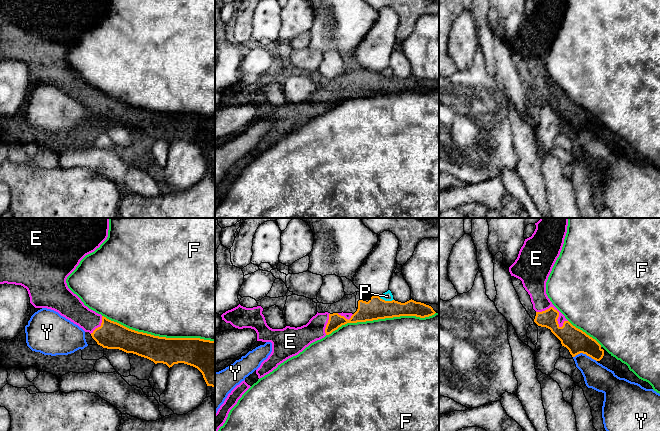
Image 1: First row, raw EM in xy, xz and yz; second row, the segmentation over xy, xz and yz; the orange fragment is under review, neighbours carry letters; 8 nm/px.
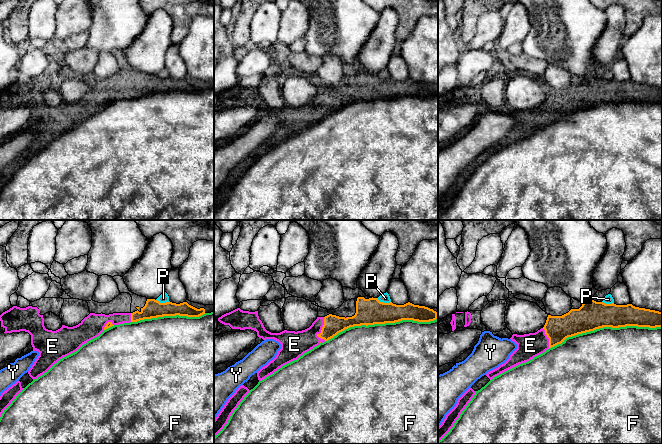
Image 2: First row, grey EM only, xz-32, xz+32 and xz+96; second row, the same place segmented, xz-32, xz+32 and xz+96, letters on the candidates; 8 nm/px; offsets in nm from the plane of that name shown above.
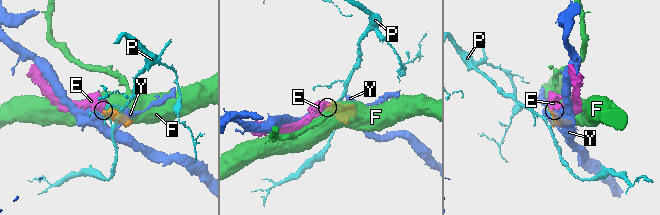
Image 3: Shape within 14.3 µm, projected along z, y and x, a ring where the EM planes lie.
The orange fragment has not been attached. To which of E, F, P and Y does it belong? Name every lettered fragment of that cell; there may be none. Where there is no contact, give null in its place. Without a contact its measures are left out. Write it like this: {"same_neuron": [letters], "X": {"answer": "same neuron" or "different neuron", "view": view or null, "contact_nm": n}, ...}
{"same_neuron": ["E"], "E": {"answer": "same neuron", "view": "yz", "contact_nm": 260}, "F": {"answer": "different neuron", "view": "xy", "contact_nm": 950}, "P": {"answer": "different neuron", "view": "xz", "contact_nm": 120}, "Y": {"answer": "different neuron", "view": "yz", "contact_nm": 200}}

